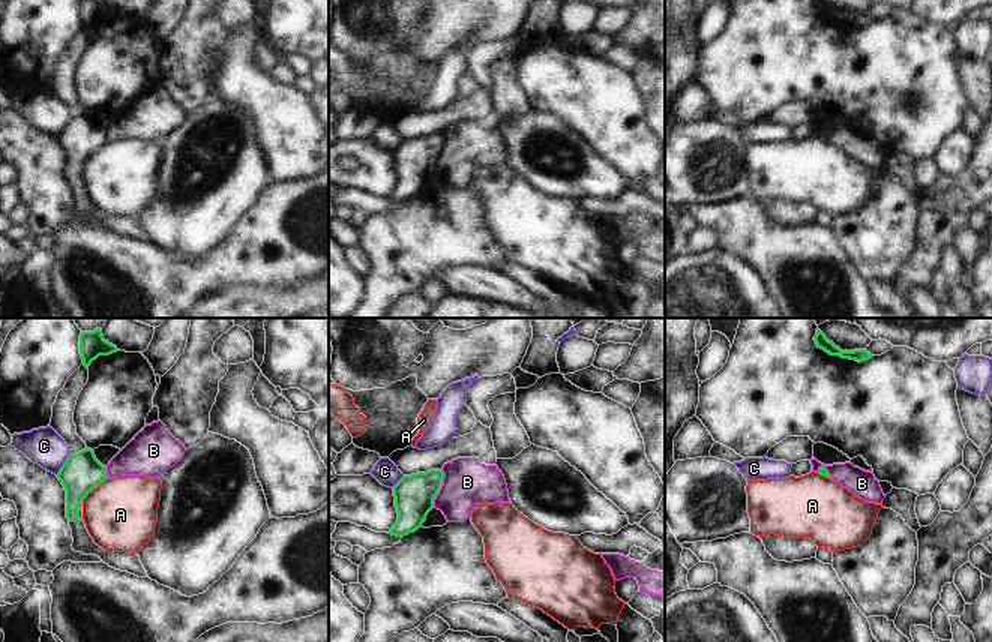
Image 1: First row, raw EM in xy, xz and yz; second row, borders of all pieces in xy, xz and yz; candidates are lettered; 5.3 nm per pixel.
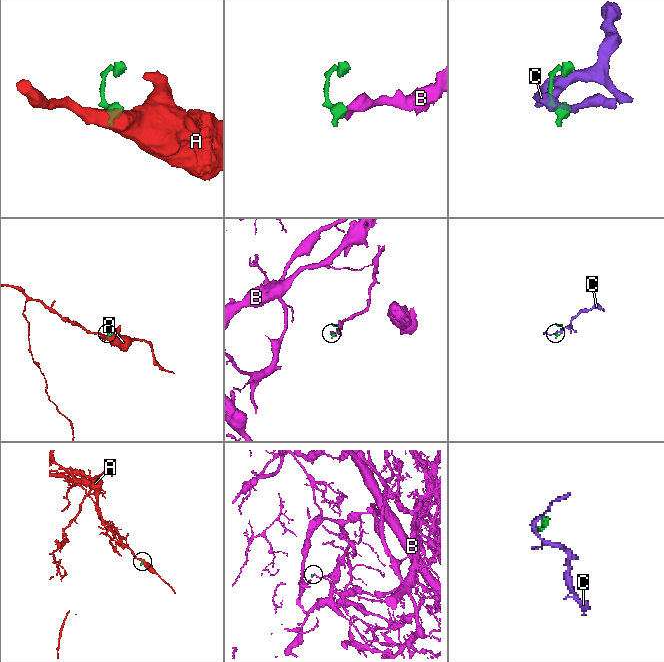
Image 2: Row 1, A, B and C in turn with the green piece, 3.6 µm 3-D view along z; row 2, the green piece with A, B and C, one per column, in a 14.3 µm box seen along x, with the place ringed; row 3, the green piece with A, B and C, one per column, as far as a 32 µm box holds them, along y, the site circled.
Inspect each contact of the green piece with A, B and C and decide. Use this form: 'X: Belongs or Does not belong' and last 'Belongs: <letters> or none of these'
A: Does not belong
B: Does not belong
C: Does not belong
Belongs: none of these

